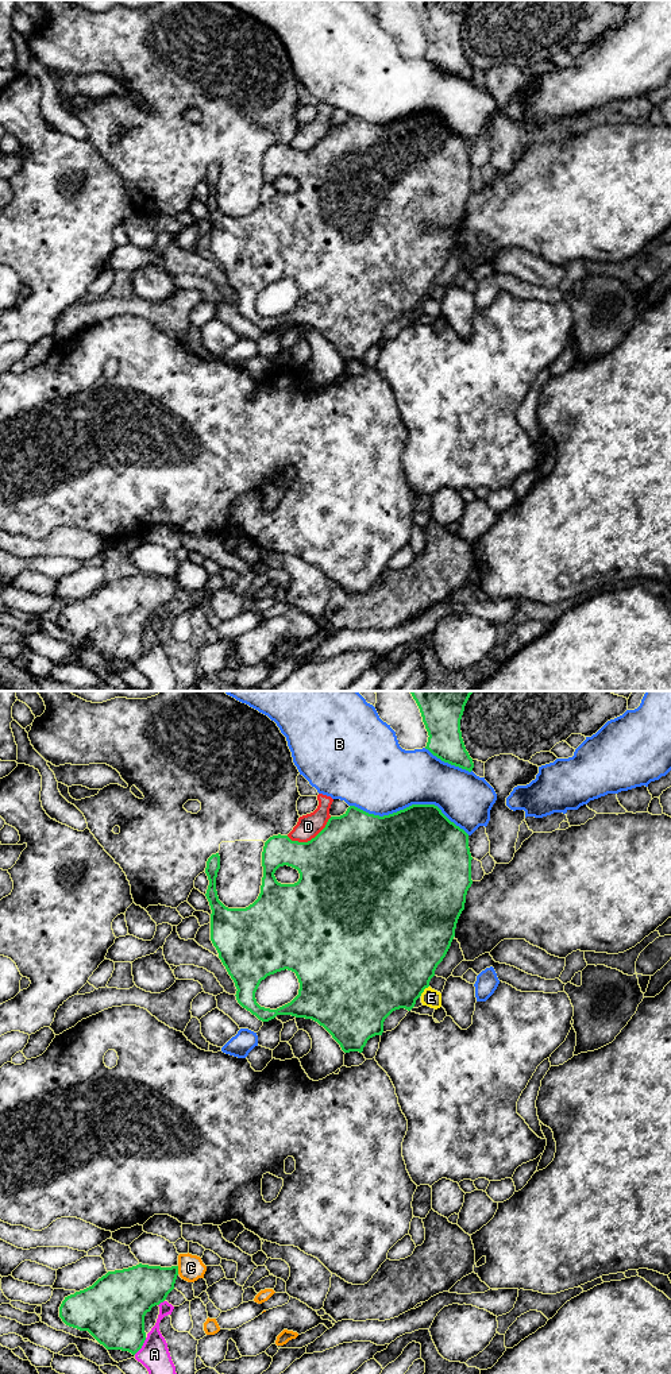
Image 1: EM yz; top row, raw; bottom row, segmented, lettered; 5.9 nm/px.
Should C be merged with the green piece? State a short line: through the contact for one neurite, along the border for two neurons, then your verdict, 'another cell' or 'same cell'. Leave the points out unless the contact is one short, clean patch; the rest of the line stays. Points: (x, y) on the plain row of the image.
another cell

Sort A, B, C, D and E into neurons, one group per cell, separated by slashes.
A / B / C / D / E

